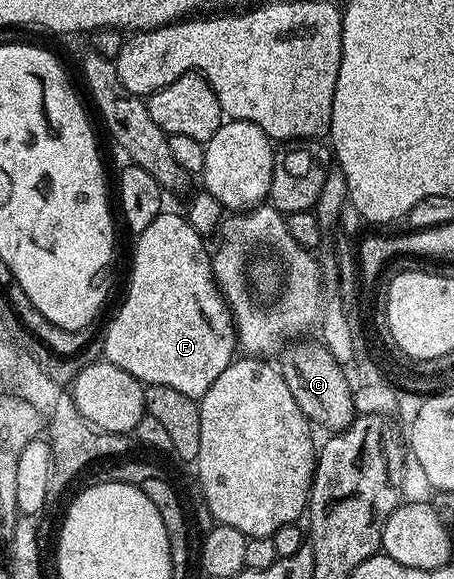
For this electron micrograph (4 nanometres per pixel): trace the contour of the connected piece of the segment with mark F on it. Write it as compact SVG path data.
M169 210L159 212L146 229L137 233L135 240L138 241L134 244L130 289L114 321L106 328L106 337L102 340L104 358L120 366L120 370L128 370L128 374L144 386L172 386L172 390L180 390L180 394L200 398L236 356L234 320L218 293L207 241L186 221L185 215L178 213L177 216Z

